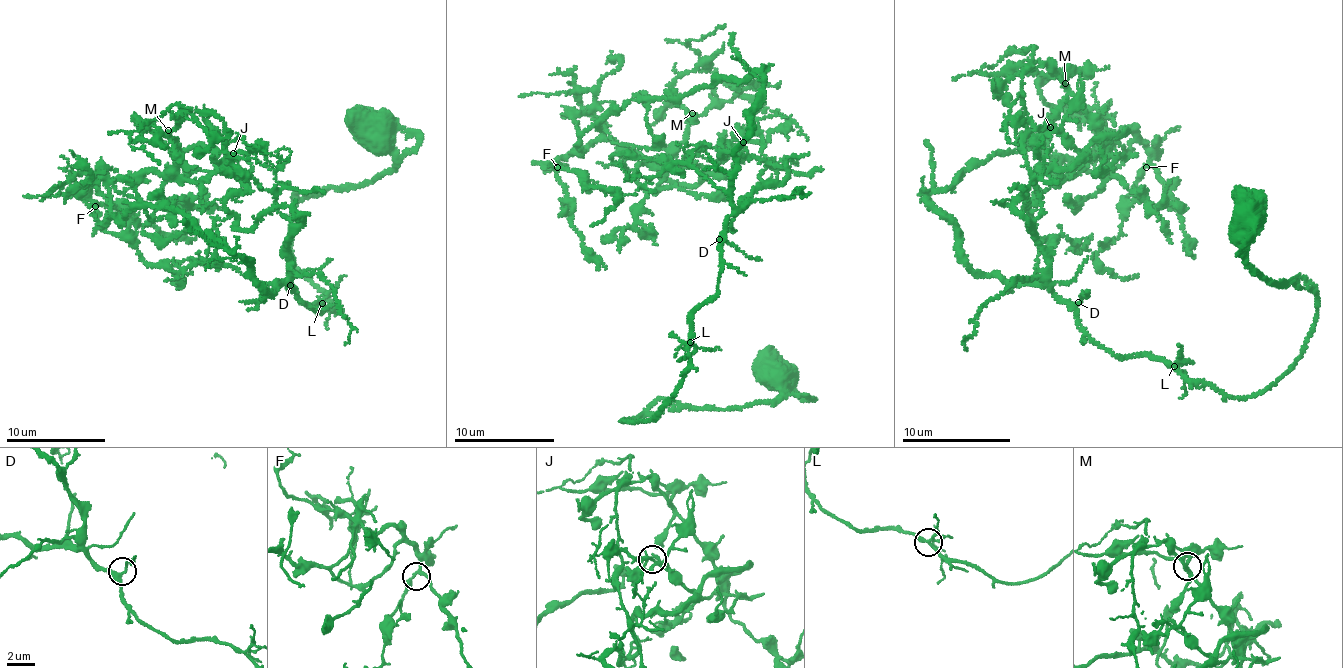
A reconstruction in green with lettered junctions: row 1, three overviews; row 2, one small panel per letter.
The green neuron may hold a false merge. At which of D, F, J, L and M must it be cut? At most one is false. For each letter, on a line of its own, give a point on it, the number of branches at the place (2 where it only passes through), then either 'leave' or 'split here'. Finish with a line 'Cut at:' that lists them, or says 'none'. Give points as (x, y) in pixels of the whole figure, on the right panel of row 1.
D: at (1078, 302); 3 branches meet; leave
F: at (1146, 167); 3 branches meet; leave
J: at (1050, 127); 6 branches meet; leave
L: at (1174, 366); 6 branches meet; leave
M: at (1065, 83); 4 branches meet; leave
Cut at: none

